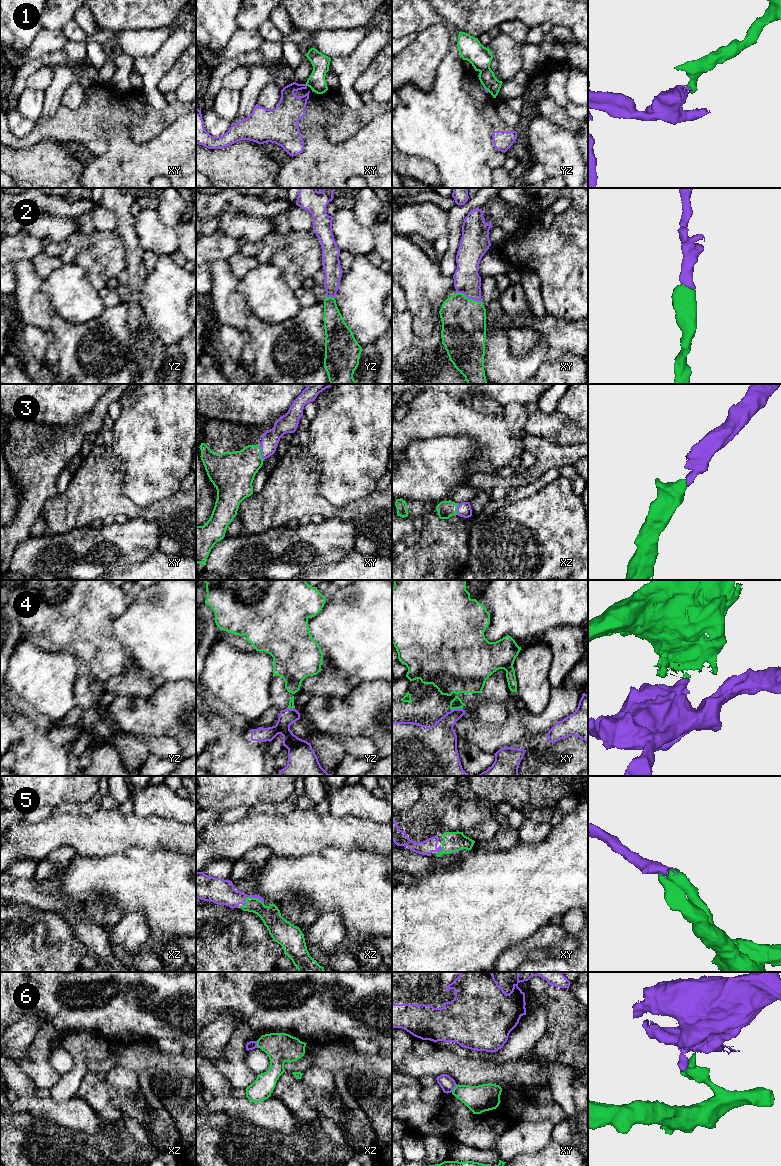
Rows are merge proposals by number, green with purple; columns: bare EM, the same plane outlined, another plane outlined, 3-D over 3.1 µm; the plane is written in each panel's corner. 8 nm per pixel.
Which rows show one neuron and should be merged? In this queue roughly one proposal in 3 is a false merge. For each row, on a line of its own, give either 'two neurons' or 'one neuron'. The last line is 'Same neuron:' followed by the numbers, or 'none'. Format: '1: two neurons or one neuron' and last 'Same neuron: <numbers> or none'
1: two neurons
2: one neuron
3: one neuron
4: two neurons
5: one neuron
6: two neurons
Same neuron: 2, 3, 5

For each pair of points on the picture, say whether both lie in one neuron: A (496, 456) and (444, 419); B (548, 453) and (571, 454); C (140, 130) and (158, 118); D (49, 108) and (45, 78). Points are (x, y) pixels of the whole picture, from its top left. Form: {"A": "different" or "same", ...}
{"A": "same", "B": "same", "C": "same", "D": "different"}

